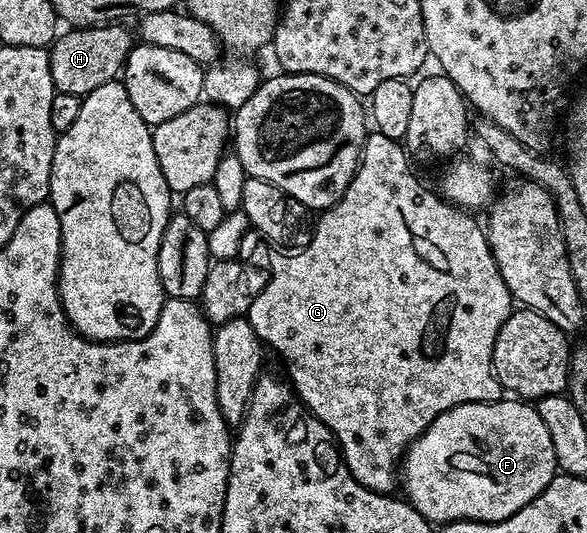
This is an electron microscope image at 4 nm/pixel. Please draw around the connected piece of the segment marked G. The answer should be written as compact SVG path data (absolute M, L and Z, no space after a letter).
M375 130L370 131L365 138L361 160L357 163L357 173L351 178L343 198L324 209L318 215L321 217L316 217L313 236L304 248L292 254L281 254L285 256L277 256L267 264L269 273L265 289L255 297L247 313L247 319L262 344L273 347L285 359L284 371L297 397L305 403L312 416L323 421L332 432L341 449L341 455L345 457L349 473L364 488L386 494L392 493L396 484L398 487L399 461L409 445L425 433L435 417L460 404L487 404L491 400L502 399L501 383L493 373L493 351L495 338L503 322L507 322L507 318L515 310L513 295L507 290L507 282L503 282L503 274L499 274L499 266L489 248L489 238L482 221L480 224L473 217L476 215L449 203L434 189L433 193L431 189L424 188L417 181L408 158L410 159L406 149L398 141Z

